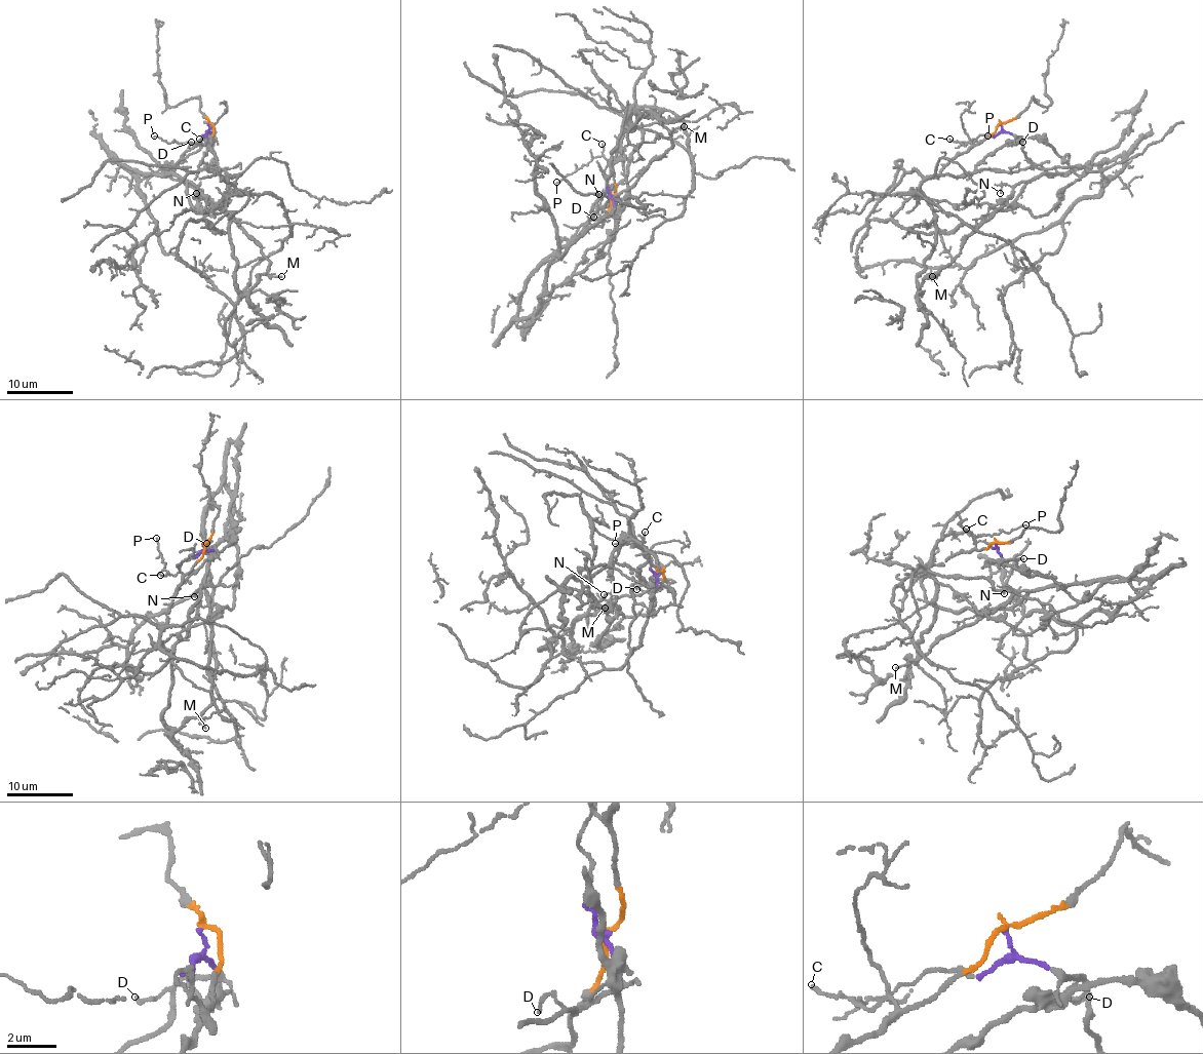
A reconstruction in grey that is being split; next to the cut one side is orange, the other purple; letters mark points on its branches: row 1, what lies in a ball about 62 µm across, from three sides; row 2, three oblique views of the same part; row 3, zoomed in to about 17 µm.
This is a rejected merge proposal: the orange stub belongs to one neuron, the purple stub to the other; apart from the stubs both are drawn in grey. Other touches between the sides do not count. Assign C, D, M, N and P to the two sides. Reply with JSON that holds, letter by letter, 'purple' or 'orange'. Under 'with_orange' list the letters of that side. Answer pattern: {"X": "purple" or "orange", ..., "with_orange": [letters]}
{"C": "orange", "D": "purple", "M": "purple", "N": "purple", "P": "orange", "with_orange": ["C", "P"]}

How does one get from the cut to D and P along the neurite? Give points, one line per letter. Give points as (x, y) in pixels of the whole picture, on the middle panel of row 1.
D: (611, 194), (614, 209), (605, 216), (595, 212), (592, 218)
P: (611, 194), (616, 191), (614, 172), (603, 156), (592, 158), (556, 183)

